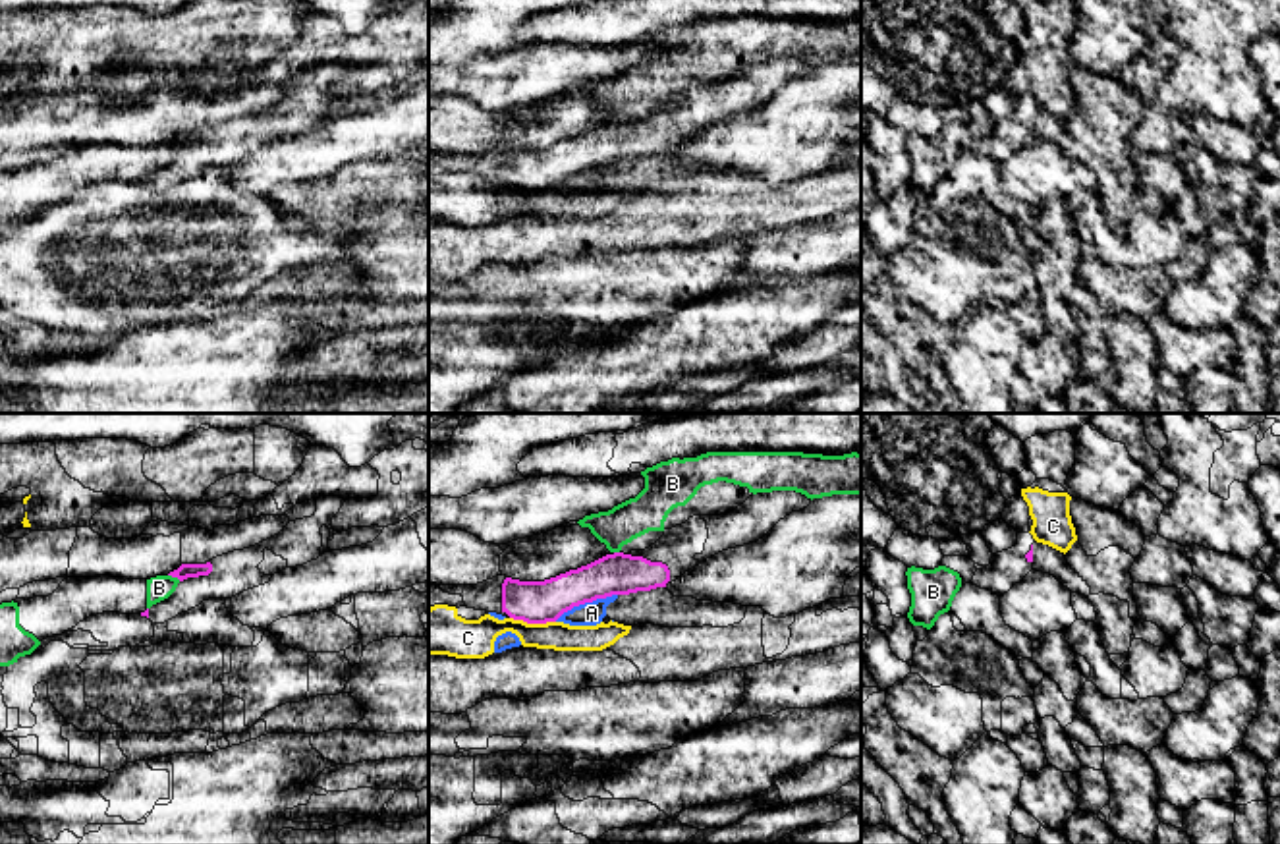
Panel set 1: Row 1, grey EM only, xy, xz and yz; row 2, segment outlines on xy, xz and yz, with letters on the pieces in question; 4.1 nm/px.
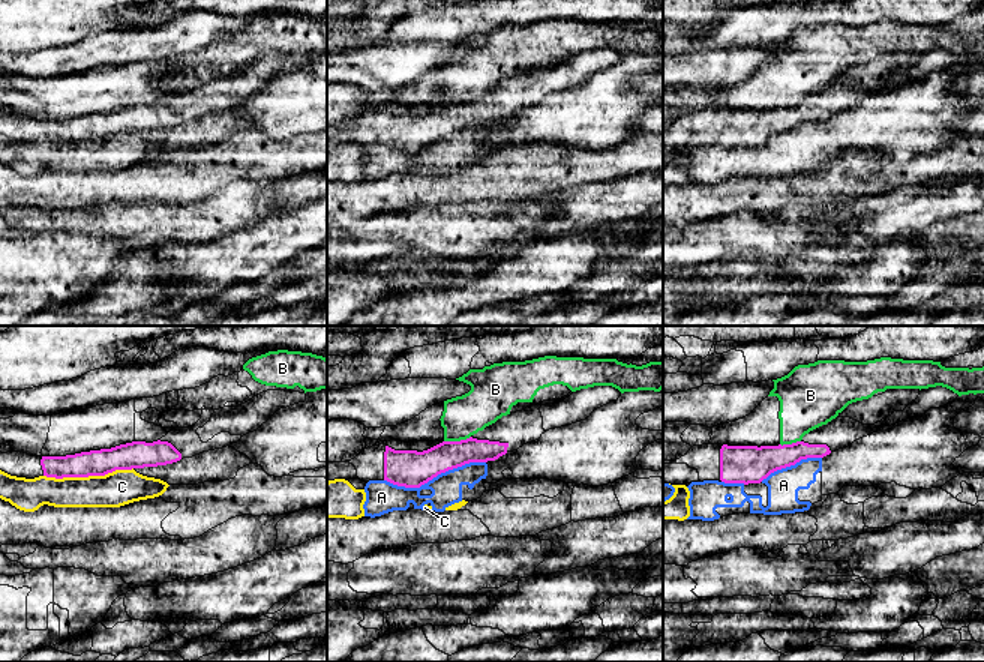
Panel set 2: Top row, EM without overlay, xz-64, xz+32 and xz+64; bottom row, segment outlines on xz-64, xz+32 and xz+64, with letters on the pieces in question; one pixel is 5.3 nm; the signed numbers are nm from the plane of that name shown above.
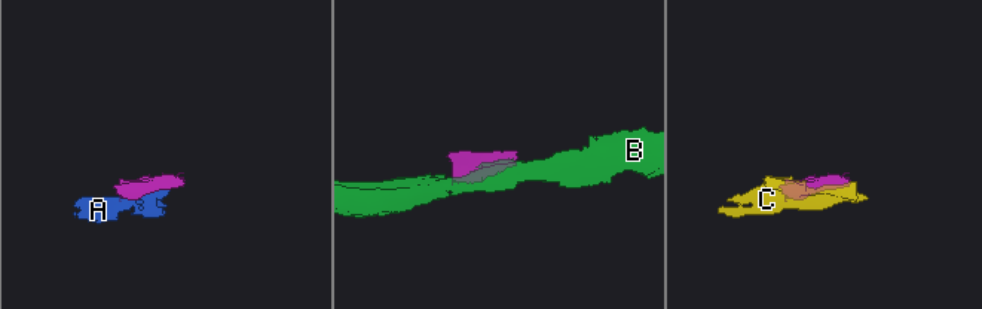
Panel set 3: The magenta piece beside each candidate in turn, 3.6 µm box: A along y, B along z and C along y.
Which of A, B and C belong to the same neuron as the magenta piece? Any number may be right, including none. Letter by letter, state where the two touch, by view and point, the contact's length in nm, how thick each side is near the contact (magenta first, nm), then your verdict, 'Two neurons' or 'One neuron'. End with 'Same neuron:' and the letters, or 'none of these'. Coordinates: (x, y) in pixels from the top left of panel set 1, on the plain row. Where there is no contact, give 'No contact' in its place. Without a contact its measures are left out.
A: Touches magenta at xz (585, 168). Shared border 280 nm. Thickness 180 nm (magenta) against 100 nm. Two neurons
B: Touches magenta at xy (174, 143). Shared border 60 nm. Thickness 60 nm (magenta) against 100 nm. Two neurons
C: Touches magenta at xz (533, 190). Shared border 190 nm. Thickness 180 nm (magenta) against 160 nm. Two neurons
Same neuron: none of these

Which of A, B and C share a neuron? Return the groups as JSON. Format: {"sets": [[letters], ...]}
{"sets": [["A"], ["B"], ["C"]]}

